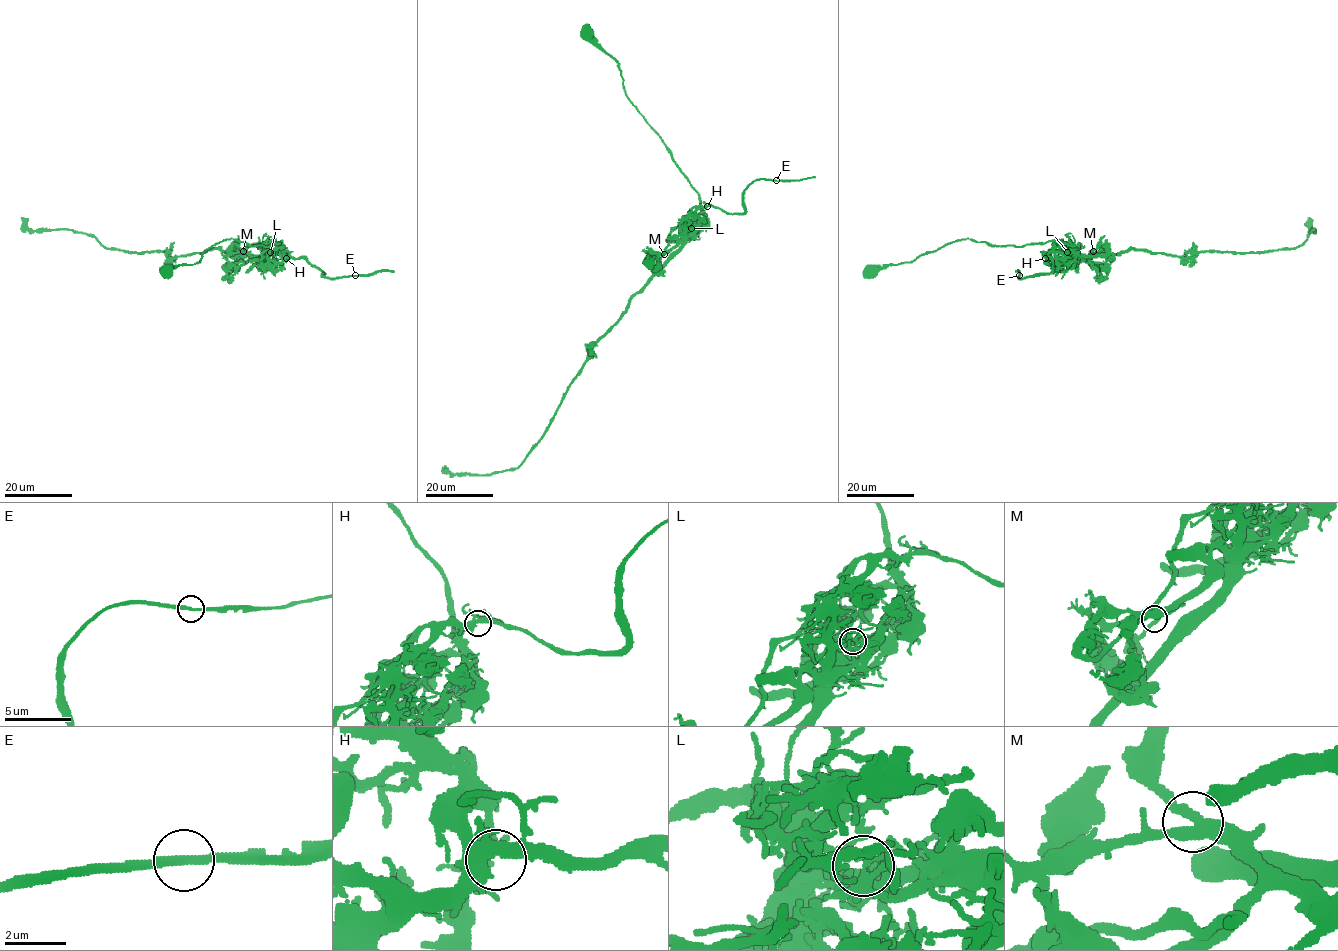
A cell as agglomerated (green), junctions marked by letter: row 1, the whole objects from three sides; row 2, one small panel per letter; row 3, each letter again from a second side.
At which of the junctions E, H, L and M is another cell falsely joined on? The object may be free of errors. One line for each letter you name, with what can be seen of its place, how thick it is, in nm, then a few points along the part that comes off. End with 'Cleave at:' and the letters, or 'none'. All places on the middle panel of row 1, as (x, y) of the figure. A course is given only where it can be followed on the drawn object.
L: place (691, 228); calibre 190 nm; course (692, 228), (694, 231), (705, 223), (705, 206), (742, 214), (743, 191), (753, 181), (815, 176)
Cleave at: L

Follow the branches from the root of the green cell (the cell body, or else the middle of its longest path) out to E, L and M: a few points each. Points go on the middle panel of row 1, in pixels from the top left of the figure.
E: (586, 31), (618, 63), (626, 97), (697, 192), (702, 221), (705, 206), (742, 214), (753, 181), (776, 181)
L: (586, 31), (618, 63), (626, 97), (697, 192), (702, 226), (692, 228)
M: (586, 31), (618, 63), (626, 97), (659, 136), (672, 160), (698, 195), (701, 222), (690, 235), (664, 254)

